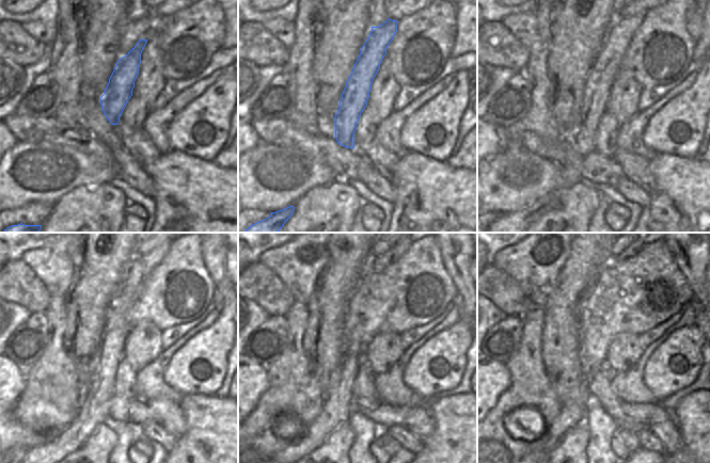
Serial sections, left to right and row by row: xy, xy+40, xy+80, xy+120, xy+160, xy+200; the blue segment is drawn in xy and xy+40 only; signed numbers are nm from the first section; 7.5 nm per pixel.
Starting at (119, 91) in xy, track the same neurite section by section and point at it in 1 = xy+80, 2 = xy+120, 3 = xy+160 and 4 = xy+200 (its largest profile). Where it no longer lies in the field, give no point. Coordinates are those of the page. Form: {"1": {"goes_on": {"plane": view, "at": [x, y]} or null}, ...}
{"1": {"goes_on": {"plane": "xy+80", "at": [598, 84]}}, "2": {"goes_on": {"plane": "xy+120", "at": [97, 394]}}, "3": {"goes_on": {"plane": "xy+160", "at": [337, 405]}}, "4": {"goes_on": {"plane": "xy+200", "at": [569, 417]}}}

